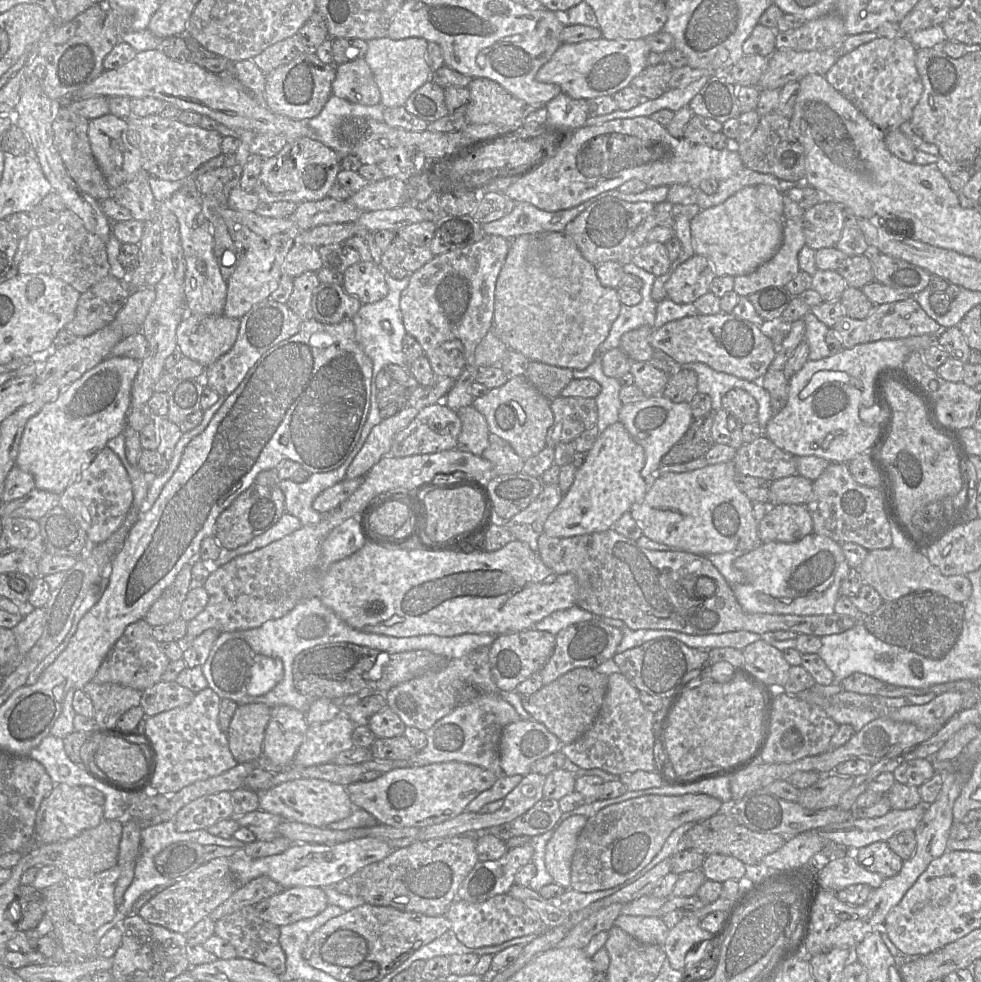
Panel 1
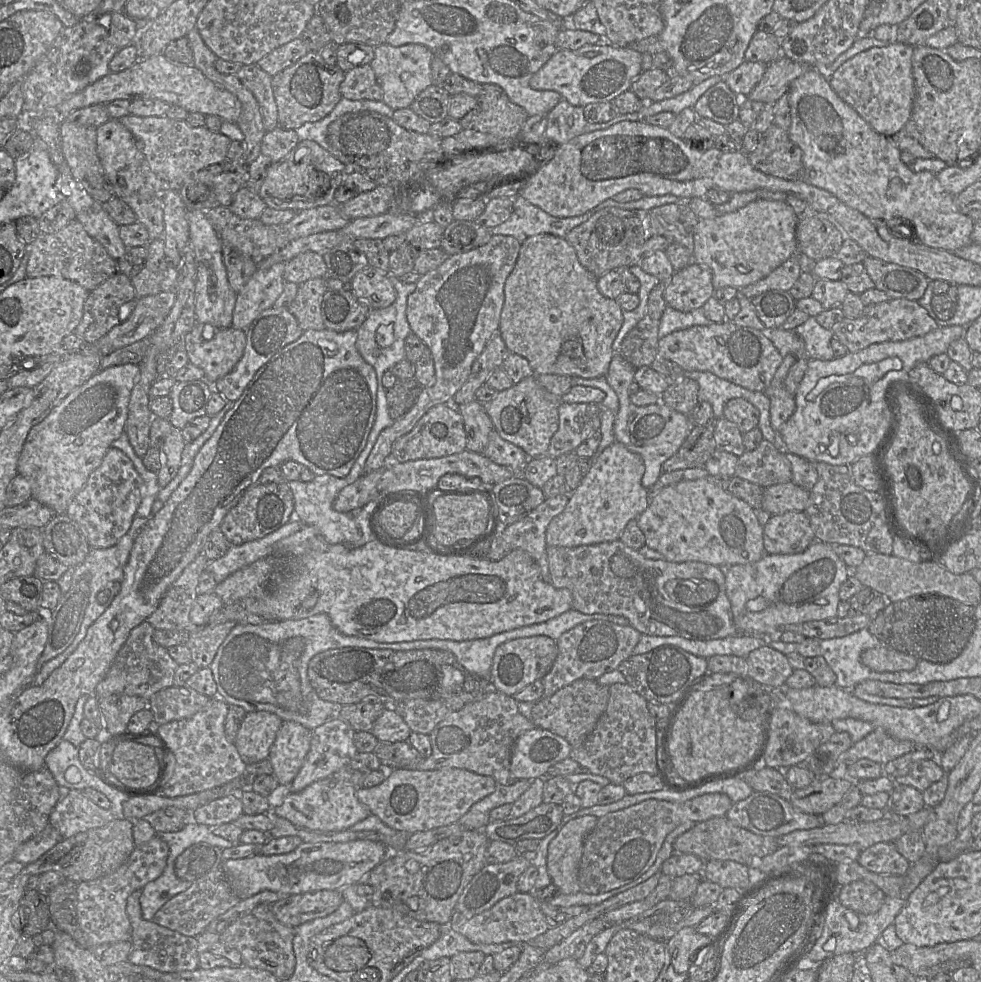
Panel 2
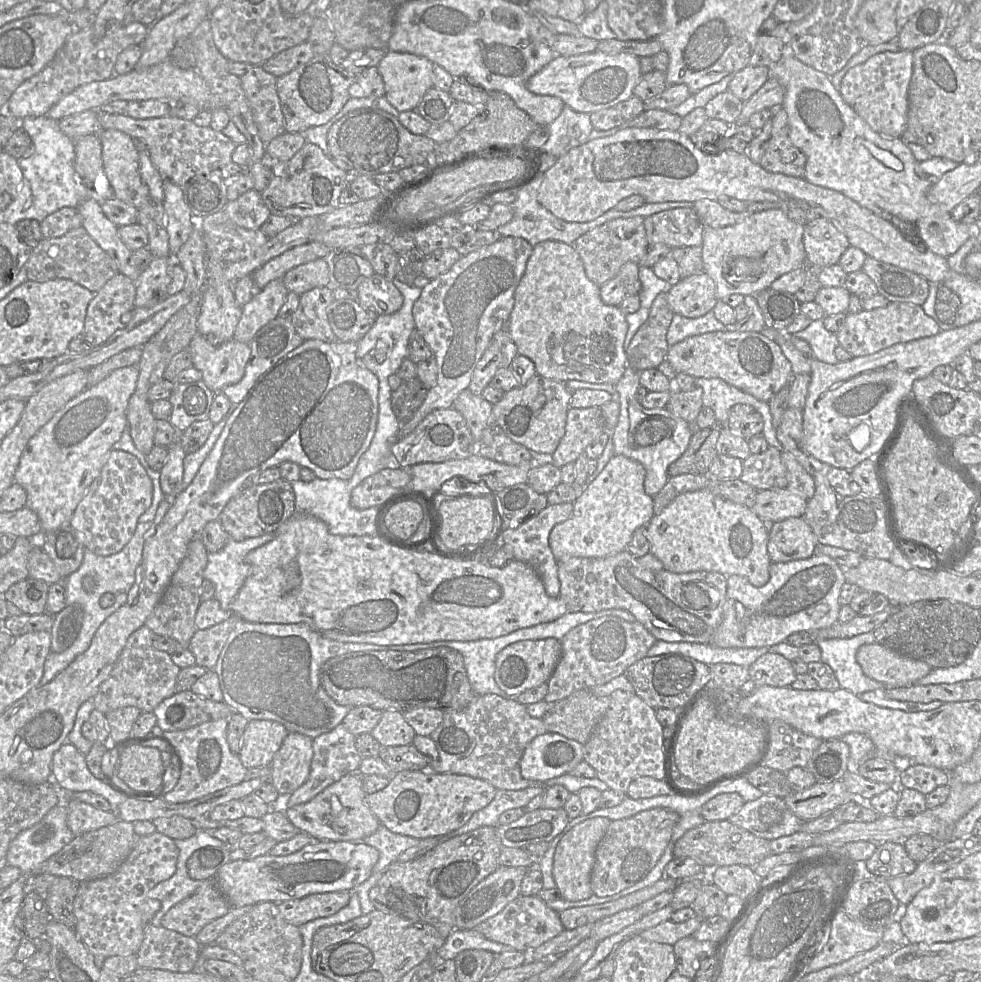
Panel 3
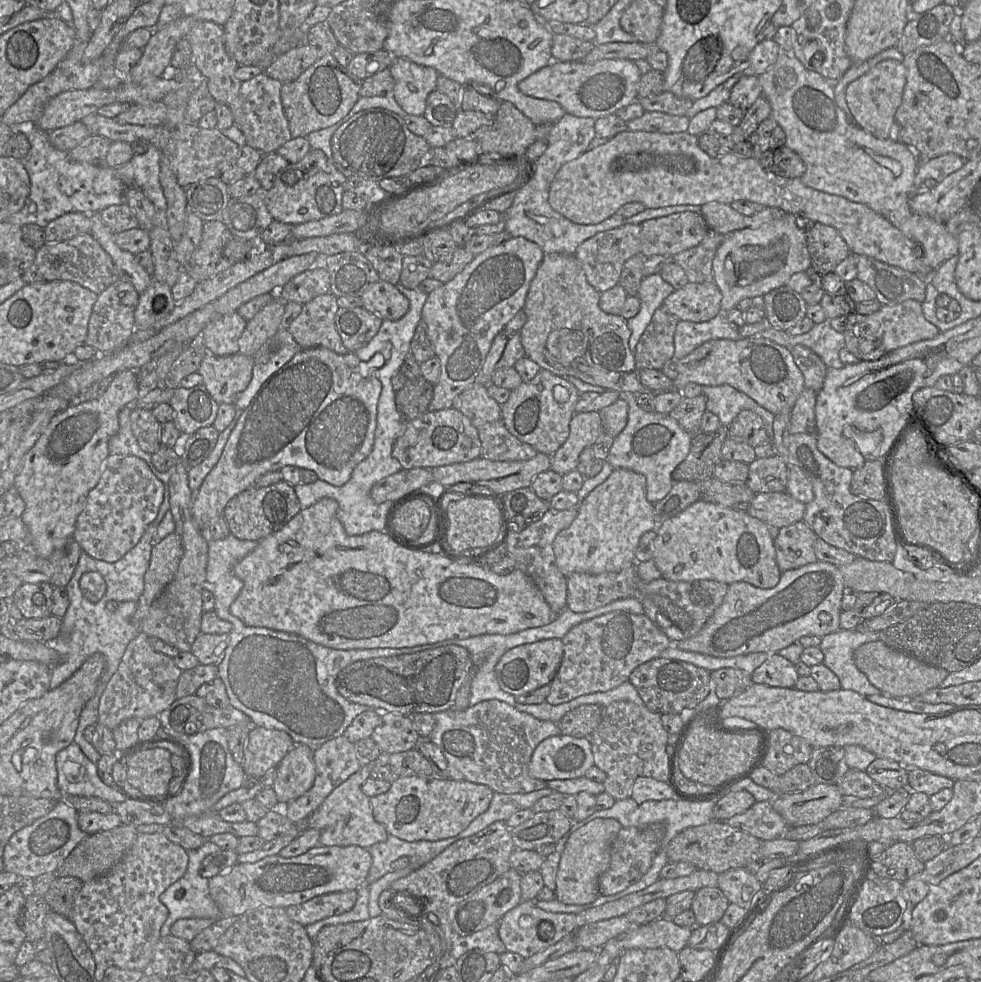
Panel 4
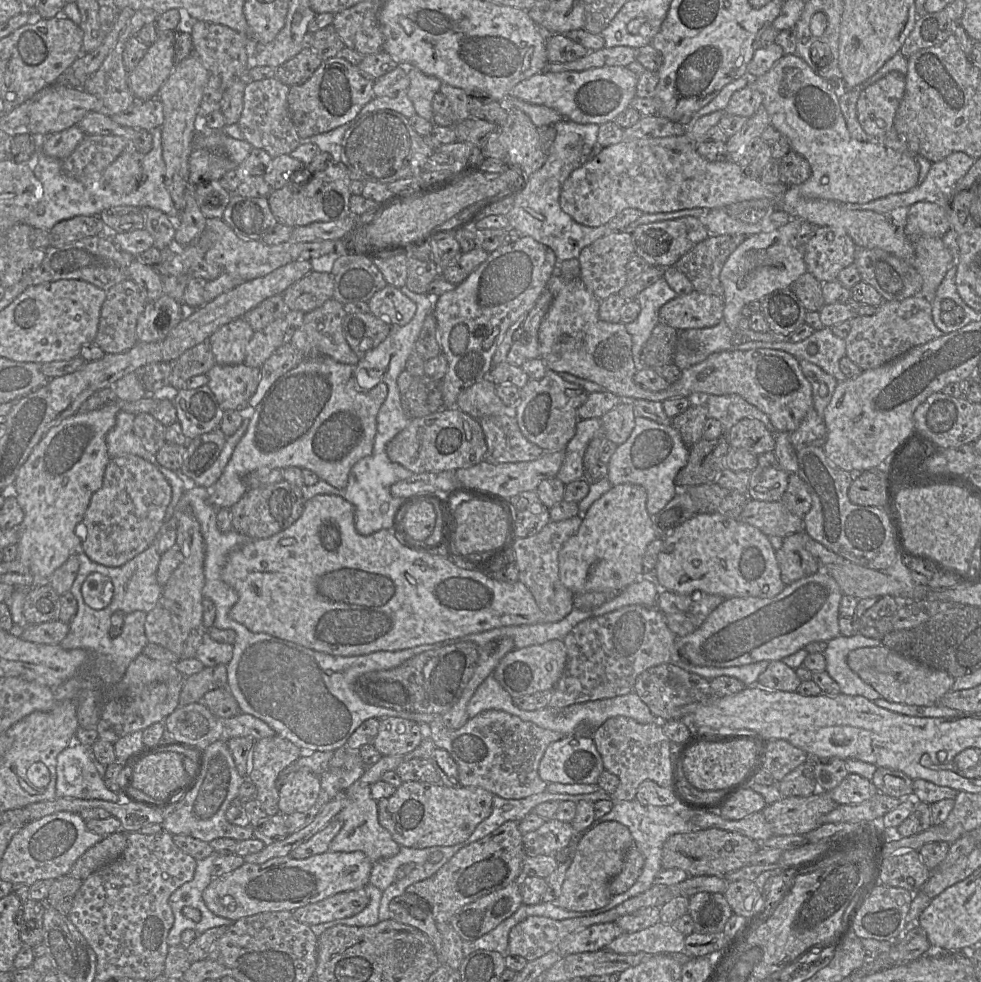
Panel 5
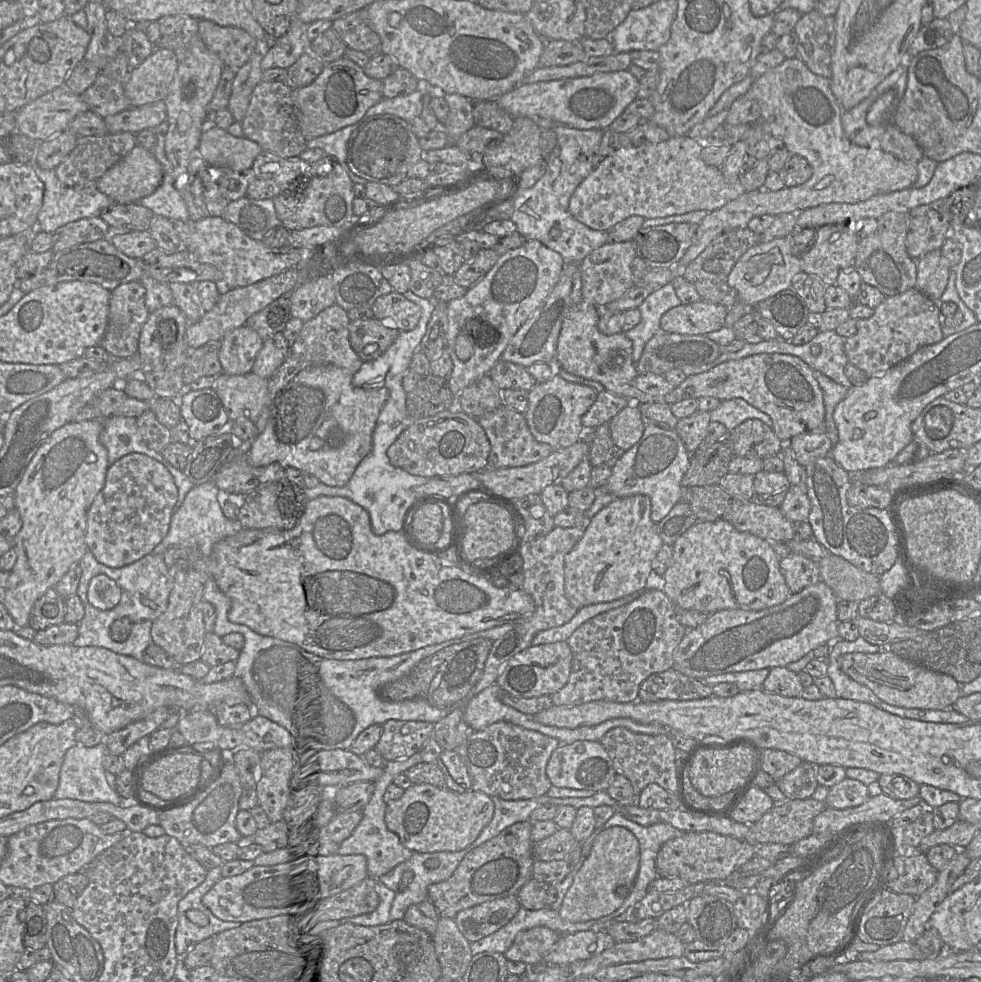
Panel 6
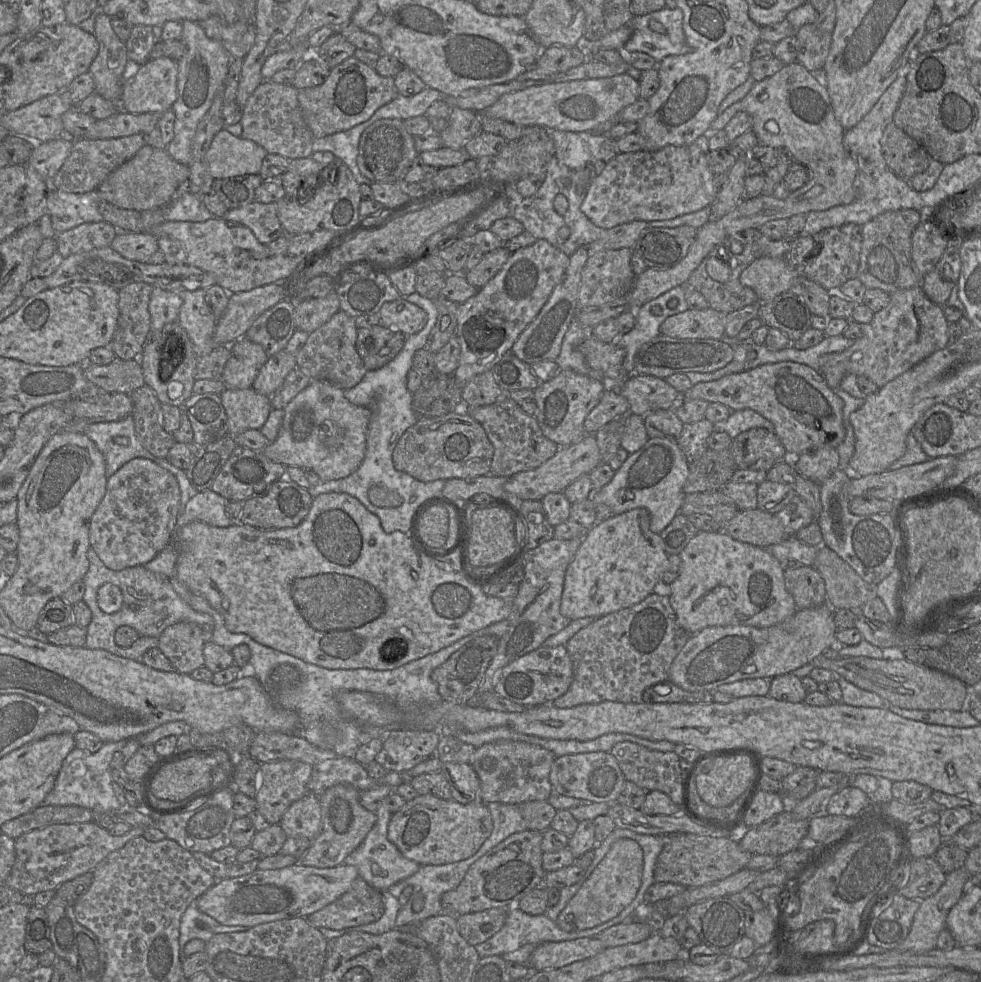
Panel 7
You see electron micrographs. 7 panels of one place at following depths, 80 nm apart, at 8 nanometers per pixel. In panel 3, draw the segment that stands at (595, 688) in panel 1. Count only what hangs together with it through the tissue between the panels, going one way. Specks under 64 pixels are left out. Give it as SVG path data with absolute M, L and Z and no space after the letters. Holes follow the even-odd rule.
M591 689L578 690L563 700L552 703L542 720L547 731L585 744L609 703L610 696L596 696Z

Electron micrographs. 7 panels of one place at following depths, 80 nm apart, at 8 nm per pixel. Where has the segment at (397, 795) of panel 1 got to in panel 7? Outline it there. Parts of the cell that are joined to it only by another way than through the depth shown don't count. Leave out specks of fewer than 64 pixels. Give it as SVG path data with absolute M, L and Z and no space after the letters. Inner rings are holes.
M418 795L397 812L388 824L388 840L409 860L419 865L444 865L472 857L491 835L493 819L486 804L461 804L433 795Z

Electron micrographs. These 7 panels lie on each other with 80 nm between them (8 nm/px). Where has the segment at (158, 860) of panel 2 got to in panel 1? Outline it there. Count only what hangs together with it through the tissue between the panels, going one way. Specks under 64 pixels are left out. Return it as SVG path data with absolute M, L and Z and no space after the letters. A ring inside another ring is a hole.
M117 865L86 878L67 878L70 908L74 922L87 932L95 932L116 915L114 898L120 876Z

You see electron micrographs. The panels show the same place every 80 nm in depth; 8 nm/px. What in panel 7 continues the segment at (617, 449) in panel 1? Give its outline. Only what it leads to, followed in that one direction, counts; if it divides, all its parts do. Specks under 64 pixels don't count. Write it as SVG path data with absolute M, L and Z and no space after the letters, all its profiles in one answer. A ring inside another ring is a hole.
M644 508L612 515L595 523L569 563L564 579L560 612L570 620L599 618L633 606L653 592L667 570L668 554L659 534L650 529L650 514Z

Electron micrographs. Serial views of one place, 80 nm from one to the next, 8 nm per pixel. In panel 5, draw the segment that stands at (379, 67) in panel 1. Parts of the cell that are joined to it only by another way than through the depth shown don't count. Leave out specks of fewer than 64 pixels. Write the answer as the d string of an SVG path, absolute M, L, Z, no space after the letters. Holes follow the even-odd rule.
M408 67L407 73L410 80L407 96L413 103L416 114L432 122L432 100L434 95L439 92L442 82L414 67Z

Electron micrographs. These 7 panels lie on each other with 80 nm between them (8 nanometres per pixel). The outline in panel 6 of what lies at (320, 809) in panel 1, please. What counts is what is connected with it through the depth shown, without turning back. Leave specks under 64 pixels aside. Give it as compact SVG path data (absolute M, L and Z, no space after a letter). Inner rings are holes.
M432 737L424 746L412 756L406 759L386 762L383 774L373 783L374 792L369 803L362 809L362 820L352 832L352 834L340 845L339 855L364 855L367 859L368 877L378 879L384 874L394 869L397 865L407 861L412 852L402 845L398 836L388 830L385 824L385 809L386 803L384 801L384 793L387 787L392 783L393 778L397 774L404 773L406 770L412 768L419 763L434 763L437 764L441 747Z

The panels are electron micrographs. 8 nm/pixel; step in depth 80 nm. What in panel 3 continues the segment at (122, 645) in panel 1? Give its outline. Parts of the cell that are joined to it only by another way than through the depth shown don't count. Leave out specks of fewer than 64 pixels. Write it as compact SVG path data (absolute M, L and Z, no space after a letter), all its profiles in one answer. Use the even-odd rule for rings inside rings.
M144 624L129 636L113 670L93 697L95 709L106 714L119 708L135 706L142 712L153 712L164 699L176 692L177 676L181 669L167 652L153 647L153 635Z

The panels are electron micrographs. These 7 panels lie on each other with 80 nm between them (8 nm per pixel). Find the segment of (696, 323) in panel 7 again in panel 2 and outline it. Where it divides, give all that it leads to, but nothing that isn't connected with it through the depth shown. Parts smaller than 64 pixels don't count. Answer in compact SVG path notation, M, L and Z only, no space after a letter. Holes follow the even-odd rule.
M692 261L686 267L675 271L668 281L665 290L665 301L668 306L690 312L702 309L707 300L714 295L710 271Z

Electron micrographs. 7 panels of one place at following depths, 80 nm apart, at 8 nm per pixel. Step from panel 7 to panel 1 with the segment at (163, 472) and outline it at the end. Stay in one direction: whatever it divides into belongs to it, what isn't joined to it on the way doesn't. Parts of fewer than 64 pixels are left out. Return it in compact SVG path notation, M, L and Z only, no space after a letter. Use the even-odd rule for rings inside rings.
M108 447L103 448L82 471L80 477L60 495L63 509L72 514L87 534L90 545L107 540L123 523L133 503L133 488L130 477L117 454Z

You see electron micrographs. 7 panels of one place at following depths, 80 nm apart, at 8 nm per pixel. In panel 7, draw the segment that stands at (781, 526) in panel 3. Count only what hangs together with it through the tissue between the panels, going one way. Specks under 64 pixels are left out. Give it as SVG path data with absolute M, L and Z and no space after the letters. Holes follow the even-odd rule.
M791 566L784 569L787 591L792 595L798 610L826 603L825 583L814 566Z

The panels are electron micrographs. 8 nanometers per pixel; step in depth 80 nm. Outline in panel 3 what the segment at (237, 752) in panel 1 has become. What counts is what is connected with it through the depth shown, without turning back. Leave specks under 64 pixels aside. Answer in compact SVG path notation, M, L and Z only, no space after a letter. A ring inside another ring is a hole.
M249 721L238 754L242 764L247 769L270 766L288 733L288 730L276 721Z

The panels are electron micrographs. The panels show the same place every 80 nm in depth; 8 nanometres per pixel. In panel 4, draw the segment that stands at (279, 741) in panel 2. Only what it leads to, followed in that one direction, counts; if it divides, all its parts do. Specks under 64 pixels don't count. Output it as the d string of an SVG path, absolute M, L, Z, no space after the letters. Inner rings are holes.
M297 743L274 769L273 789L281 803L289 803L314 784L316 768L314 753L305 744Z

